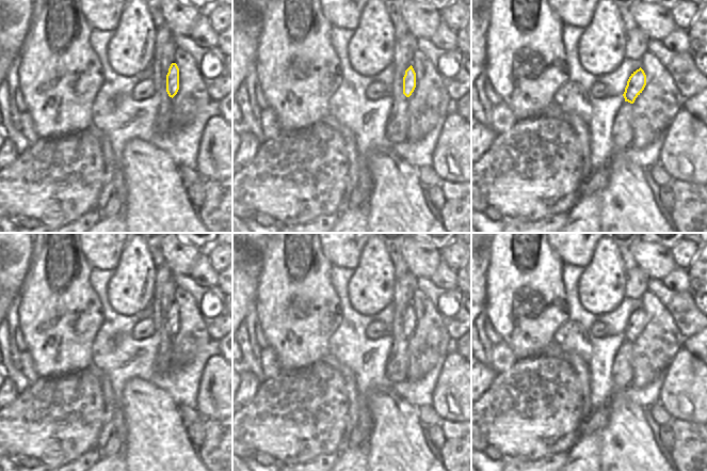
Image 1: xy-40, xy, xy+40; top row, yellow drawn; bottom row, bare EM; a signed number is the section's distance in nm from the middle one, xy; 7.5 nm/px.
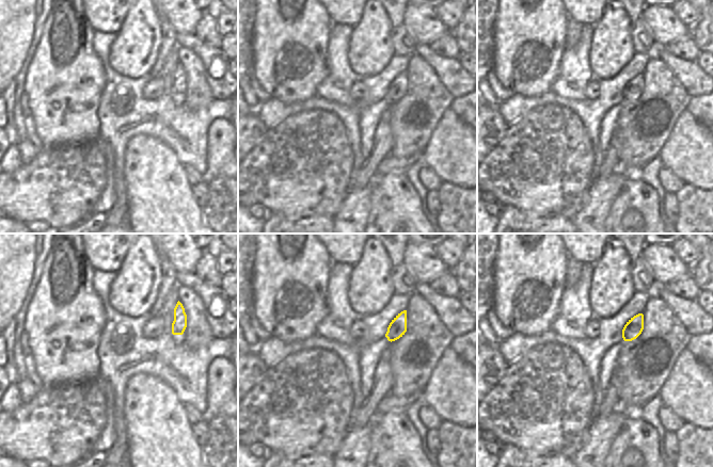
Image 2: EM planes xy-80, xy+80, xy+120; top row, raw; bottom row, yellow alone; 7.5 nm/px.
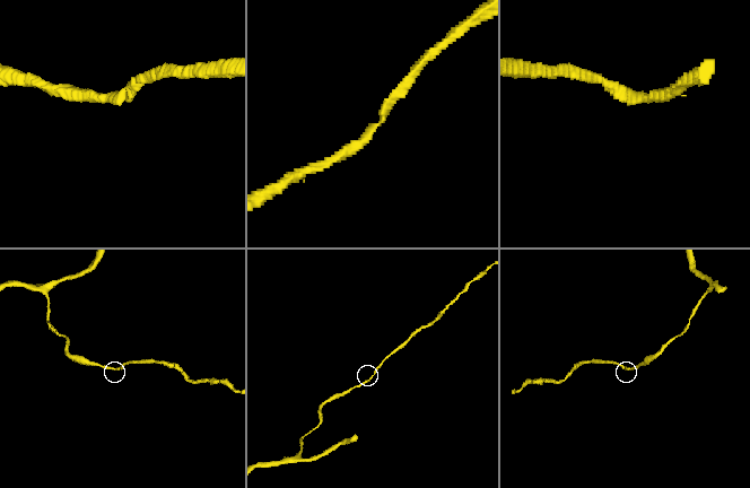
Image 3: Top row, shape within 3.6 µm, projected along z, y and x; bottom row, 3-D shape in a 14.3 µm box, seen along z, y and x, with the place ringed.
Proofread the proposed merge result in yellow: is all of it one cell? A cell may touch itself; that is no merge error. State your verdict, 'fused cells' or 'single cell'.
single cell

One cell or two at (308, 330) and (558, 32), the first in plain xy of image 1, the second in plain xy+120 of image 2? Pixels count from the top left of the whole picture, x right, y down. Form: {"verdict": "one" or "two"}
{"verdict": "one"}

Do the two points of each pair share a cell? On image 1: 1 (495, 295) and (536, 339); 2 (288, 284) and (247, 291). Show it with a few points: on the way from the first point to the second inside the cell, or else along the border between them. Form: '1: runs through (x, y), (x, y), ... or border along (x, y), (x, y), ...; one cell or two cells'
1: runs through (508, 299), (527, 319), (527, 326); one cell
2: border along (258, 279), (254, 300); two cells

